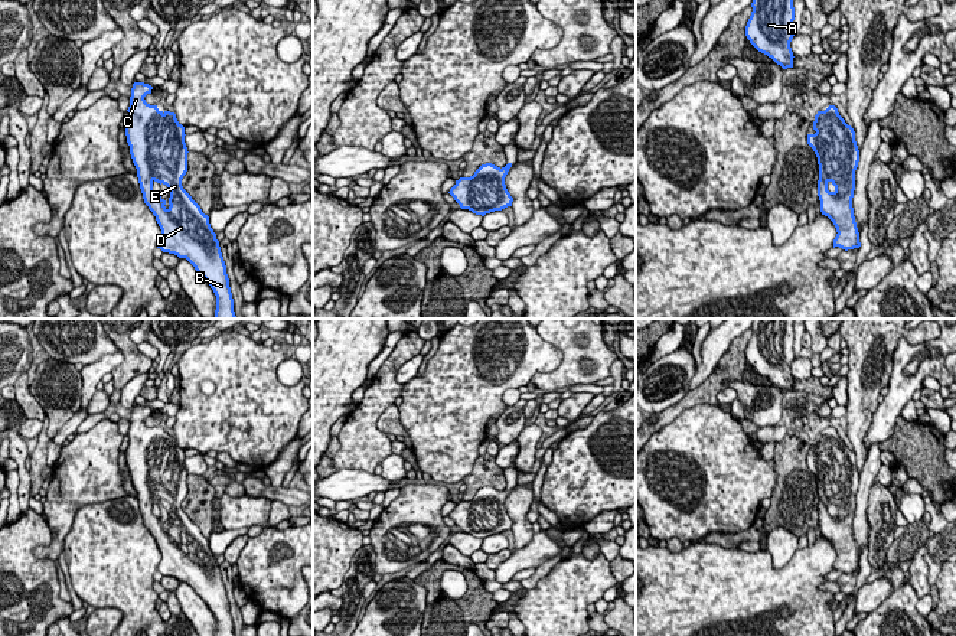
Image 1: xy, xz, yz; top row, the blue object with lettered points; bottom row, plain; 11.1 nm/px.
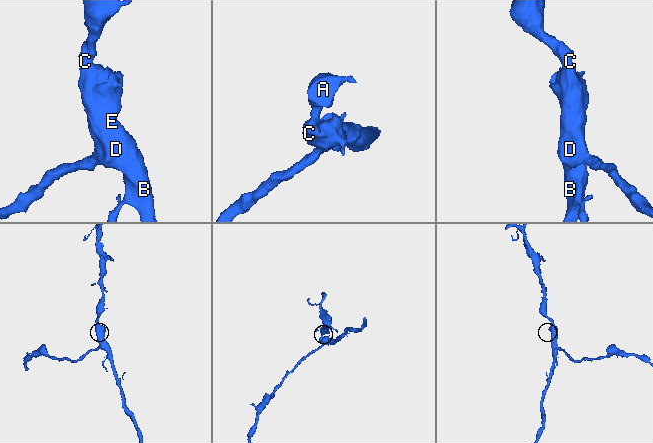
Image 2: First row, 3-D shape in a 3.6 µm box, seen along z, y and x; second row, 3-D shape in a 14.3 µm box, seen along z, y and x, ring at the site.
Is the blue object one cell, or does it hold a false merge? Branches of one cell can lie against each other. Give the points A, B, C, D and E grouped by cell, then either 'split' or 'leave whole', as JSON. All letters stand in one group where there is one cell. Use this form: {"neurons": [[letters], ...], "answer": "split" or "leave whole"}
{"neurons": [["A", "B", "C", "D", "E"]], "answer": "leave whole"}

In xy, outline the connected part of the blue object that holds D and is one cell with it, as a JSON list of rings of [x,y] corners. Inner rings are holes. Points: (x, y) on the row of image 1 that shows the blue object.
[[[144,82],[133,84],[125,136],[144,203],[161,229],[157,248],[186,258],[206,280],[216,296],[215,319],[236,319],[216,234],[209,216],[182,186],[189,153],[185,127],[174,112],[163,112],[157,105],[146,102],[144,97],[151,89]],[[154,182],[169,187],[167,202],[153,190]]]

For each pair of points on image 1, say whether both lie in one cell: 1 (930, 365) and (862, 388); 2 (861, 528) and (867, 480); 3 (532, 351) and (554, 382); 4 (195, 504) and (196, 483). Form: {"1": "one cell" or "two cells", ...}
{"1": "two cells", "2": "one cell", "3": "two cells", "4": "one cell"}

